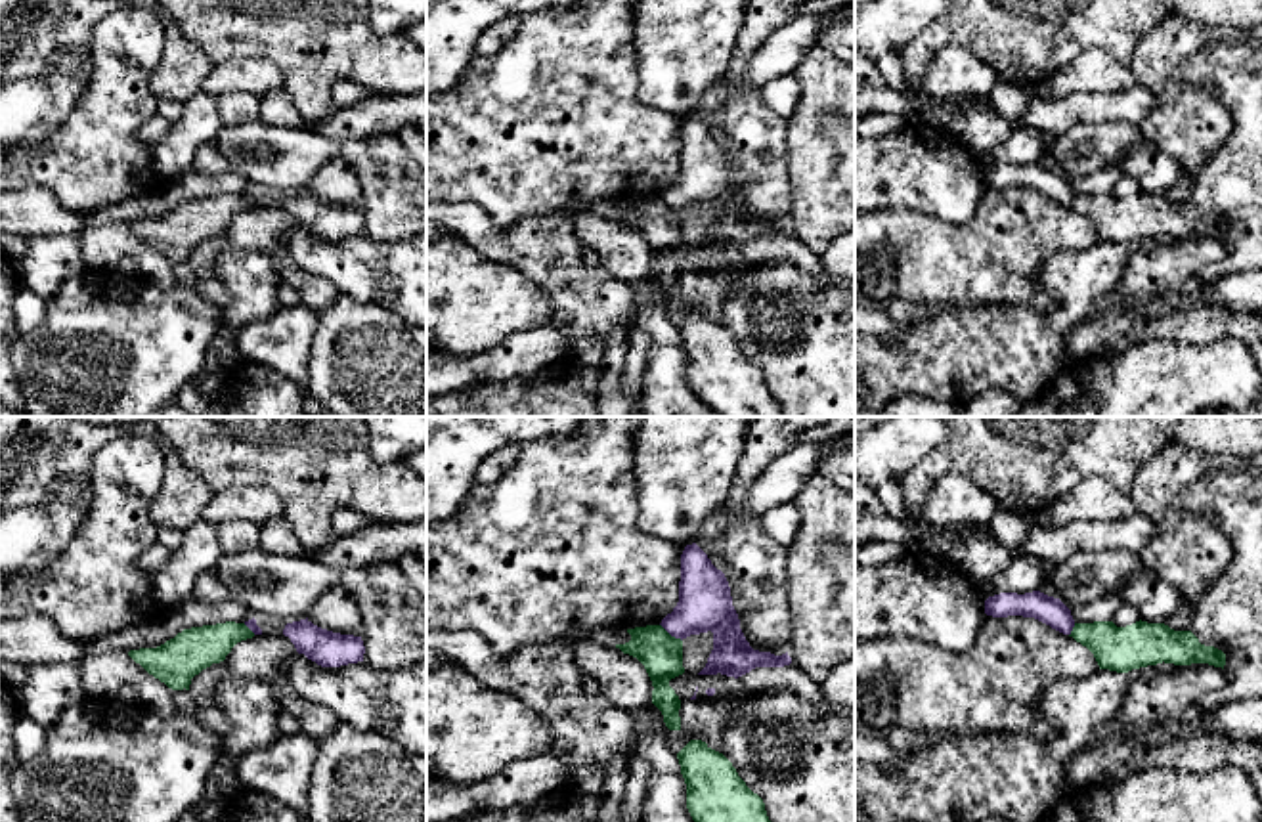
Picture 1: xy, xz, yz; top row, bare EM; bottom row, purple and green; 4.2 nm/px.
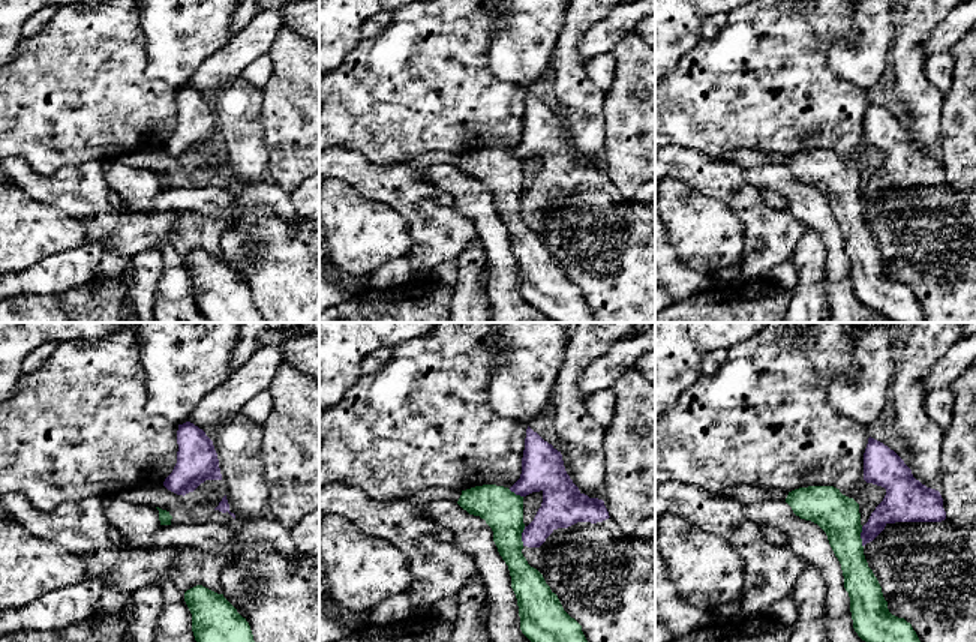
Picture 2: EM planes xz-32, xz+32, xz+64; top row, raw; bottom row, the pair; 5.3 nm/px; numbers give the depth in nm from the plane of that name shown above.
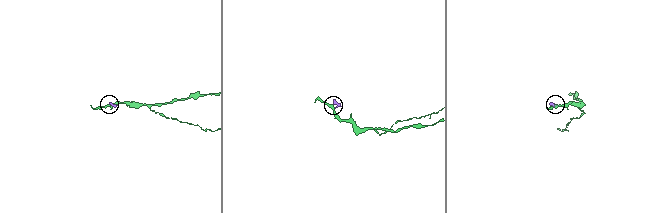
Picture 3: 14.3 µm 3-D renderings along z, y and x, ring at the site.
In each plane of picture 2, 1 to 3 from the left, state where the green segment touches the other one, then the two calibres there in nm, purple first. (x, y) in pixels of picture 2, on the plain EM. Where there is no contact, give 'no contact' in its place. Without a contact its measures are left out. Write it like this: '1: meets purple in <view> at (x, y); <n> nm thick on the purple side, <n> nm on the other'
1: no contact
2: meets purple in xz+32 at (522, 200); 200 nm thick on the purple side, 220 nm on the other
3: meets purple in xz+64 at (861, 201); 160 nm thick on the purple side, 220 nm on the other

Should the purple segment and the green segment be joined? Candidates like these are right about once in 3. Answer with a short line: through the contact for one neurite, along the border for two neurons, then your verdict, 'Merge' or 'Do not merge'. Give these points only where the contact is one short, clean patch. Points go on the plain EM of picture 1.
Line: xz (660, 195), (681, 213). Do not merge

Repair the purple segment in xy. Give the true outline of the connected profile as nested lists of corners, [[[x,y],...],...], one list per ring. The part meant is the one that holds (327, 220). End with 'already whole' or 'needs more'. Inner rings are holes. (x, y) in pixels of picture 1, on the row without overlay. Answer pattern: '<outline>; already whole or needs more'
[[[308,189],[287,195],[283,206],[291,210],[298,226],[304,226],[321,239],[363,233],[365,218],[361,208],[321,201]]]; already whole

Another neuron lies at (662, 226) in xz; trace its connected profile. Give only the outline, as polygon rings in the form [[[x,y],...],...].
[[[662,197],[627,201],[631,212],[616,216],[623,226],[637,229],[652,252],[652,275],[662,283],[669,302],[681,302],[681,271],[669,252],[683,247],[683,212]]]

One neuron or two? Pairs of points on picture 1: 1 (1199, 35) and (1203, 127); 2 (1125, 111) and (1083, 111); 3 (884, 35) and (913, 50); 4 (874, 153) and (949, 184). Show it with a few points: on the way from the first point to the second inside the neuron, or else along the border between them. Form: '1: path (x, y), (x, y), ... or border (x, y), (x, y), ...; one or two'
1: path (1176, 58), (1173, 62), (1173, 94), (1180, 104); one
2: path (1115, 111), (1092, 111); one
3: border (937, 20), (926, 25), (899, 52); two
4: path (893, 169), (930, 169); one

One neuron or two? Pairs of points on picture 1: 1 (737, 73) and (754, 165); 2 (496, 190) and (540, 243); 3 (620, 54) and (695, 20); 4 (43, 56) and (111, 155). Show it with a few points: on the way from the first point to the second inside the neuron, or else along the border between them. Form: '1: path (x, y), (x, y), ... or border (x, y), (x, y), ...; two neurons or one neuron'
1: path (742, 96), (754, 142); one neuron
2: border (478, 205), (505, 226), (555, 213); two neurons
3: border (631, 20), (631, 41), (637, 58), (635, 92); two neurons
4: border (92, 62), (92, 73), (75, 109), (46, 138); two neurons

